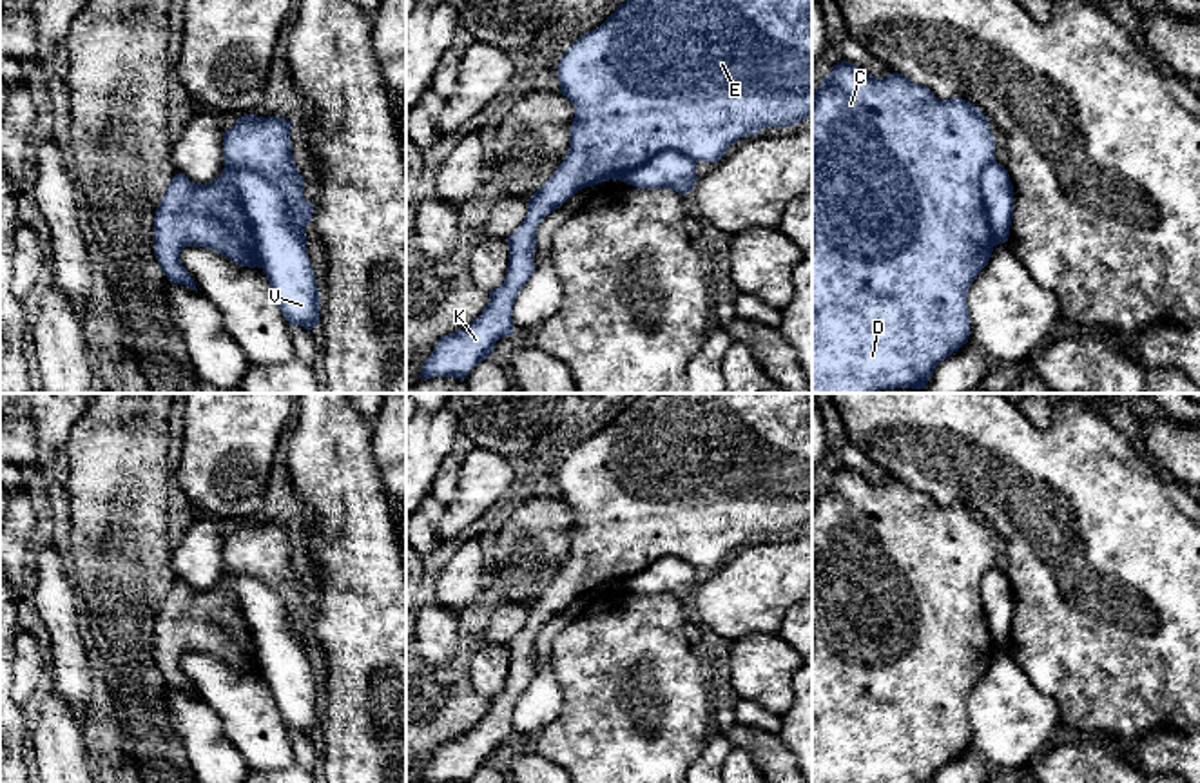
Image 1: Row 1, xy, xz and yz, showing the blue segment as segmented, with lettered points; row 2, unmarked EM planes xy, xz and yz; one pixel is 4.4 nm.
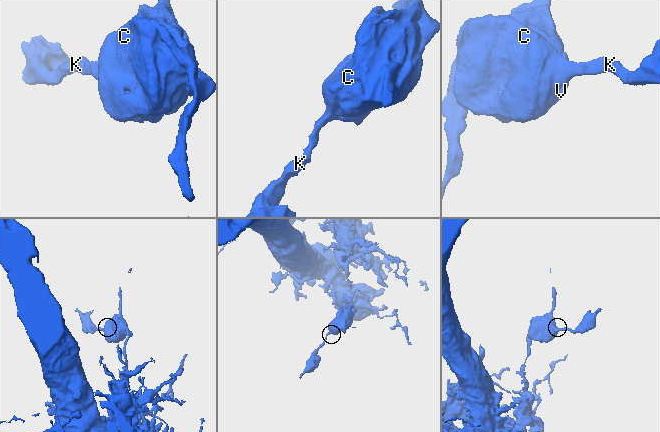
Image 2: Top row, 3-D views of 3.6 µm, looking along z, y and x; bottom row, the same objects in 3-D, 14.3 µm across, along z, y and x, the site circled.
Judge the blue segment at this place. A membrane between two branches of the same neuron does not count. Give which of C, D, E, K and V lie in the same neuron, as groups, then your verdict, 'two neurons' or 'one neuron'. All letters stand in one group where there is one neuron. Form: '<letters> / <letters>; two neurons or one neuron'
C D E K / V; two neurons

